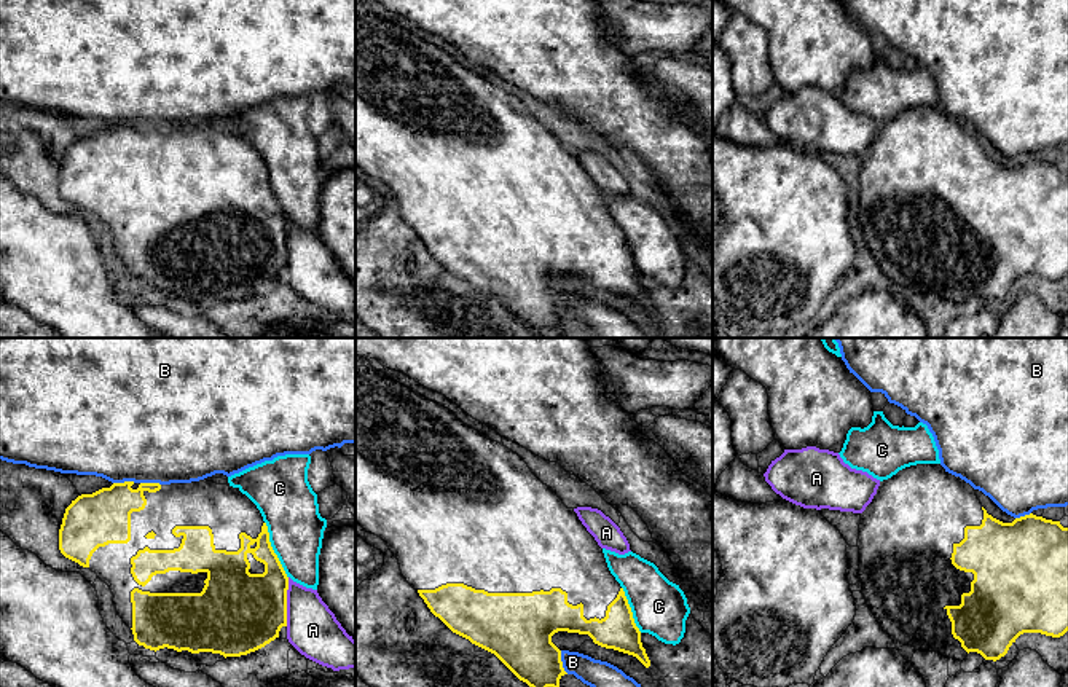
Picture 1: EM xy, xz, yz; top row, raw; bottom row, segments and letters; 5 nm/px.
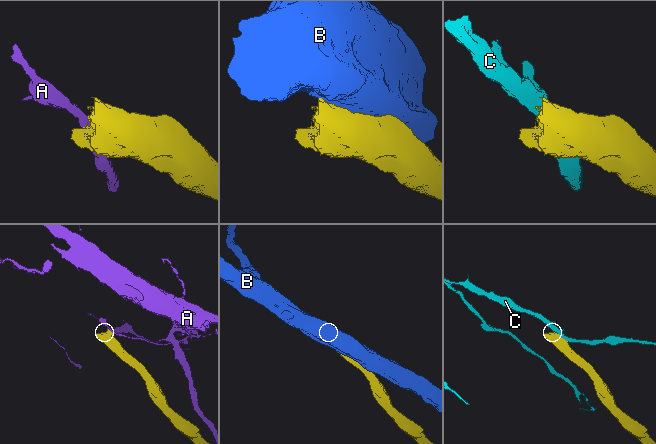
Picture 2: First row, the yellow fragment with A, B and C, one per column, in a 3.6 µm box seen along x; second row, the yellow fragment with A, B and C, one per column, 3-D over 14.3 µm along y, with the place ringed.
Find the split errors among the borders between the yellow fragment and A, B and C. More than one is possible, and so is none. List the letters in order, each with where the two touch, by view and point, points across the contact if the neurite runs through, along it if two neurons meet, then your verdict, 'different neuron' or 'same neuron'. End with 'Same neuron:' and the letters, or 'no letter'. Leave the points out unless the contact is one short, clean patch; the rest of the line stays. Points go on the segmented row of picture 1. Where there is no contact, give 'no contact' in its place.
A: meets yellow in xy at (286, 601); different neuron
B: meets yellow in xz at (561, 662); different neuron
C: meets yellow in xy at (273, 550); different neuron
Same neuron: no letter

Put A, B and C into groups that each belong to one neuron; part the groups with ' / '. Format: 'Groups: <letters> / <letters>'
Groups: A / B / C

